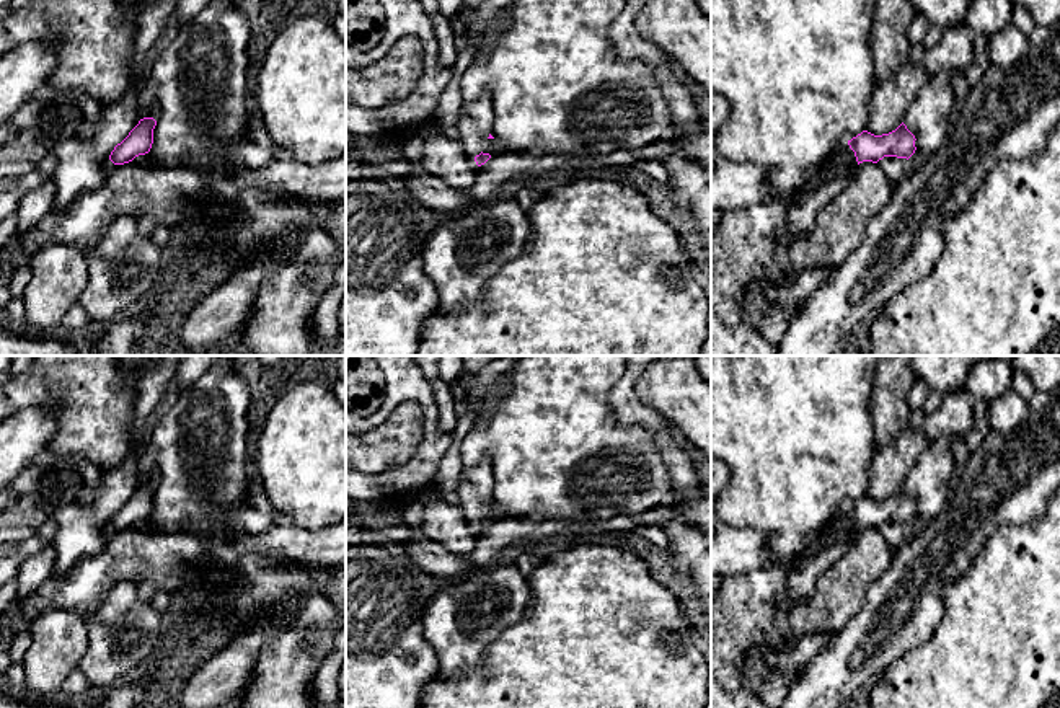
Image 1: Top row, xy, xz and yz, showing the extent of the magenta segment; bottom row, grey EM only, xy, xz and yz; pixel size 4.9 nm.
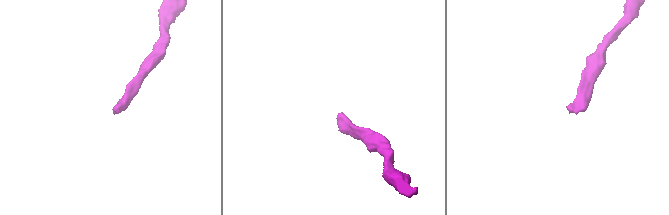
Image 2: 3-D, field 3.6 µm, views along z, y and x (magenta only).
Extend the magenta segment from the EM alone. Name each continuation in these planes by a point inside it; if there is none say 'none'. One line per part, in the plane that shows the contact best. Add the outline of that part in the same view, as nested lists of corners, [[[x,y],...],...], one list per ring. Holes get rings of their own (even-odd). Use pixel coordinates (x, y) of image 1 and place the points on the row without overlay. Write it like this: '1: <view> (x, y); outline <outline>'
1: xz (476, 485); outline [[[484,460],[478,467],[463,470],[460,494],[460,507],[466,514],[470,522],[476,522],[483,517],[484,507],[489,502],[492,491],[491,467]]]

